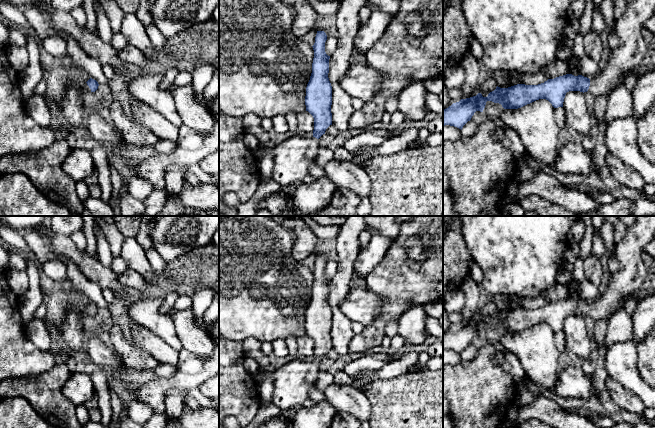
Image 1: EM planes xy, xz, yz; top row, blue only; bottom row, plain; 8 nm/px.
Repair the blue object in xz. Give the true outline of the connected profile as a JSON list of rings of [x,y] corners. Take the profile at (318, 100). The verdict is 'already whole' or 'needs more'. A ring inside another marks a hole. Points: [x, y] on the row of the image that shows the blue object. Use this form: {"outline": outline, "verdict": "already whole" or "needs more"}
{"outline": [[[317,31],[312,46],[312,73],[306,87],[305,105],[314,118],[313,136],[294,135],[273,149],[271,178],[281,186],[302,181],[308,175],[309,165],[316,162],[319,138],[332,125],[332,86],[328,78],[330,56],[325,52],[326,40],[326,33]]], "verdict": "needs more"}

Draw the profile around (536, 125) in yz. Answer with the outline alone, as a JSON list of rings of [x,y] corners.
[[[539,99],[521,108],[503,110],[500,118],[506,126],[518,132],[522,141],[523,150],[536,161],[551,166],[557,154],[558,135],[560,128],[554,116],[555,108],[546,99]]]

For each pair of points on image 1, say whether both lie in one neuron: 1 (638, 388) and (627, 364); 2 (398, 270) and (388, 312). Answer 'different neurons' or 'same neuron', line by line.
1: same neuron
2: same neuron

